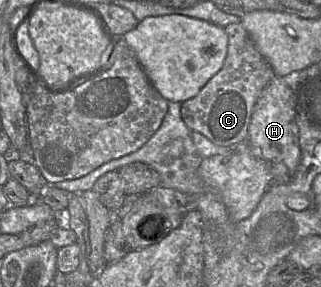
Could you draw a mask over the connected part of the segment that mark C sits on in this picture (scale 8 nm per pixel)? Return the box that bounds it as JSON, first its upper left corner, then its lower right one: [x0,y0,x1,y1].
[181,22,276,148]

